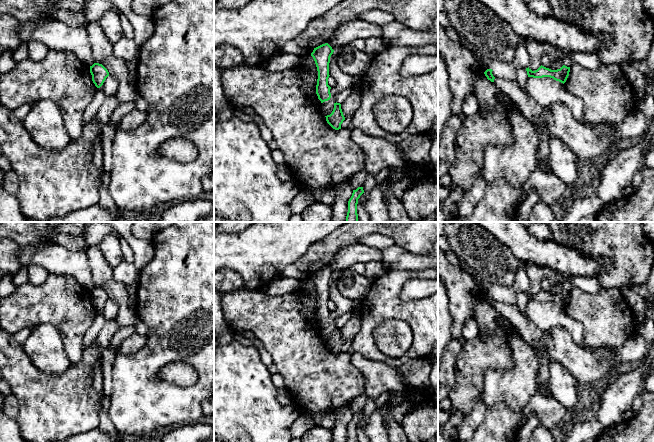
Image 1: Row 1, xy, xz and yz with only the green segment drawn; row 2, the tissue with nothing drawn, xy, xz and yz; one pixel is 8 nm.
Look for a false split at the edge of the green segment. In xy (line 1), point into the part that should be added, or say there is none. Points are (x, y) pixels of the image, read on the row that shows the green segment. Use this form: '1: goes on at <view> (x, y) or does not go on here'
1: does not go on here

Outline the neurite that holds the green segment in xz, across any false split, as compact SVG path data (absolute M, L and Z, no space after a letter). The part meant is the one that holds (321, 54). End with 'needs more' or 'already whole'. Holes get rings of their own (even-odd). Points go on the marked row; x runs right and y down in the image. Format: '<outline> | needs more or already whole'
M322 44L316 48L314 48L311 56L313 57L317 71L318 71L318 79L316 85L316 94L321 103L330 100L331 87L328 85L329 78L329 63L330 57L333 54L334 50L328 44Z | already whole

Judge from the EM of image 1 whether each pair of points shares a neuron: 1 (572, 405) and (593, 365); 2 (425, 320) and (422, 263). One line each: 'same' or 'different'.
1: different
2: different

